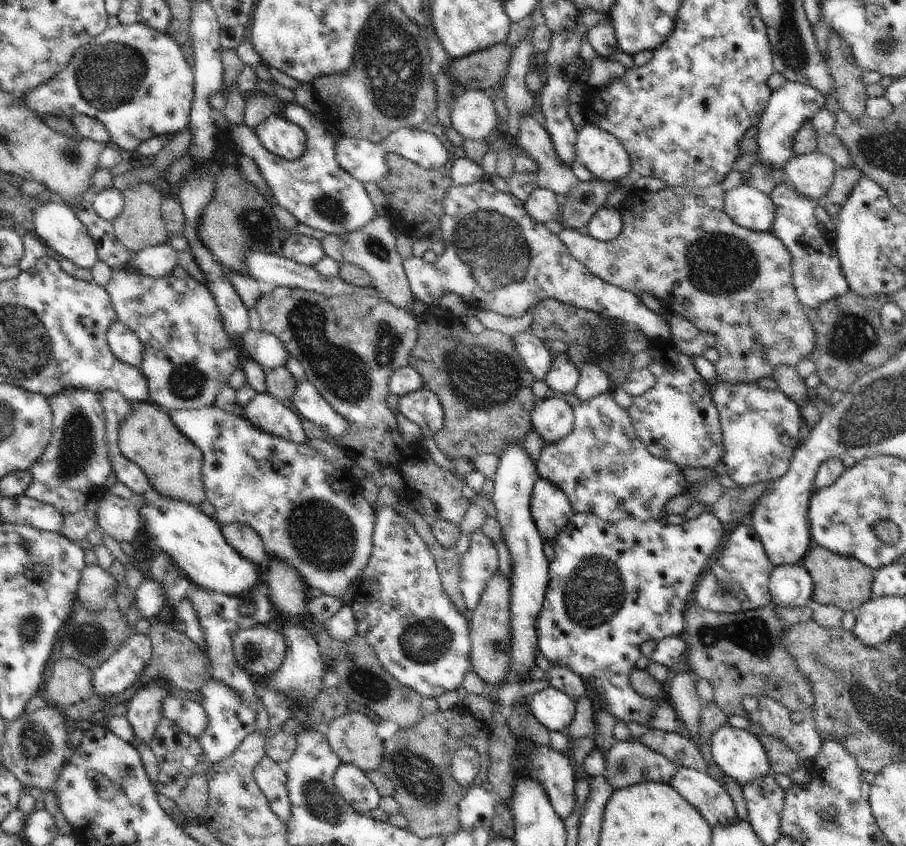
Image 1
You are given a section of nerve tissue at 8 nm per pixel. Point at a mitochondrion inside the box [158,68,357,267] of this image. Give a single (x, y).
(256, 223)

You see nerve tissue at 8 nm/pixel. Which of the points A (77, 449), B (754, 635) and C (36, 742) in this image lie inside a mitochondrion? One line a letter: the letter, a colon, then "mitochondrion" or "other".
A: mitochondrion
B: mitochondrion
C: mitochondrion

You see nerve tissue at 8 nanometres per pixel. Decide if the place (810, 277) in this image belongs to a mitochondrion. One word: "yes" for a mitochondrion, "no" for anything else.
yes

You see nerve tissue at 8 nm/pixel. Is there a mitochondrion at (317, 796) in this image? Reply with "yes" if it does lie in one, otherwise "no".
yes

